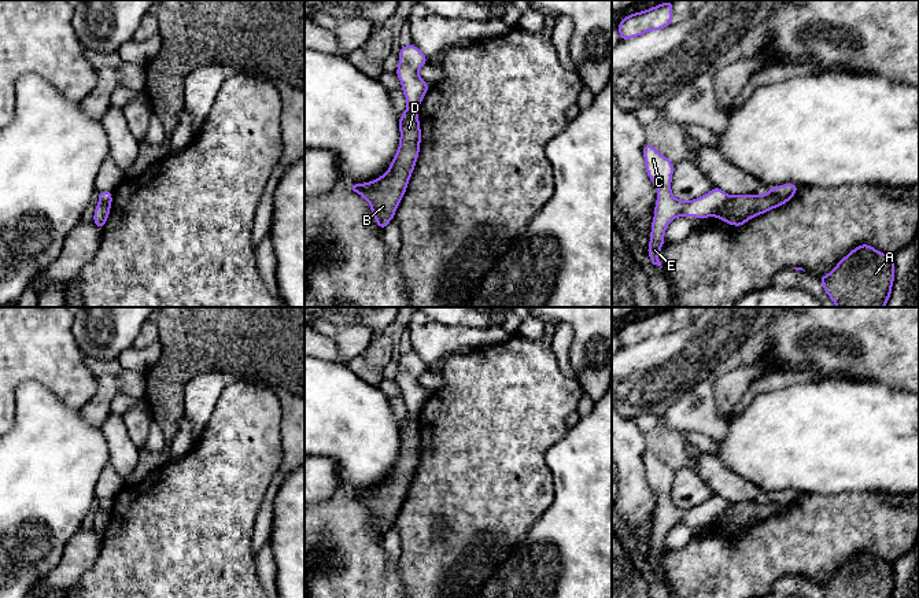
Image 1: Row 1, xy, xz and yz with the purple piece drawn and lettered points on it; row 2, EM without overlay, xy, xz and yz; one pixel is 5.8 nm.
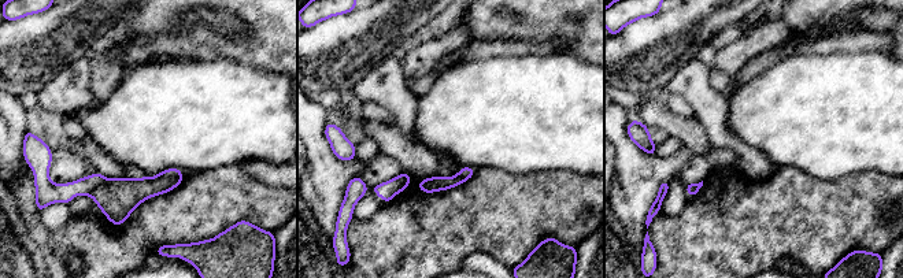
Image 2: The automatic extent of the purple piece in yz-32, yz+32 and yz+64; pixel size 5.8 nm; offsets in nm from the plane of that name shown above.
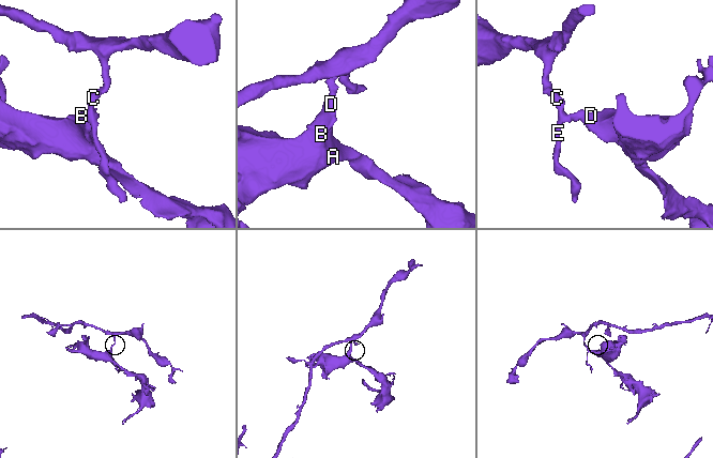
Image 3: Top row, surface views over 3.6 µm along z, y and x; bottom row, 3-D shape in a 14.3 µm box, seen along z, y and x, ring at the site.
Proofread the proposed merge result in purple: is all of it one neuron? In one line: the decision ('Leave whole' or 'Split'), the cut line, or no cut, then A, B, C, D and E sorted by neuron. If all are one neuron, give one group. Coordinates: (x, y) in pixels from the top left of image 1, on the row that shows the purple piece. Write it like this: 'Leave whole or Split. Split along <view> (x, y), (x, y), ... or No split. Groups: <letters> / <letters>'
Split. Split along yz (729, 196), (713, 214). Groups: A B D / C E

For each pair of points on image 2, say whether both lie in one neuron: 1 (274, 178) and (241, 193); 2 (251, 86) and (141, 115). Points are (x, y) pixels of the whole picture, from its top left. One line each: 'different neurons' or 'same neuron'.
1: different neurons
2: same neuron

